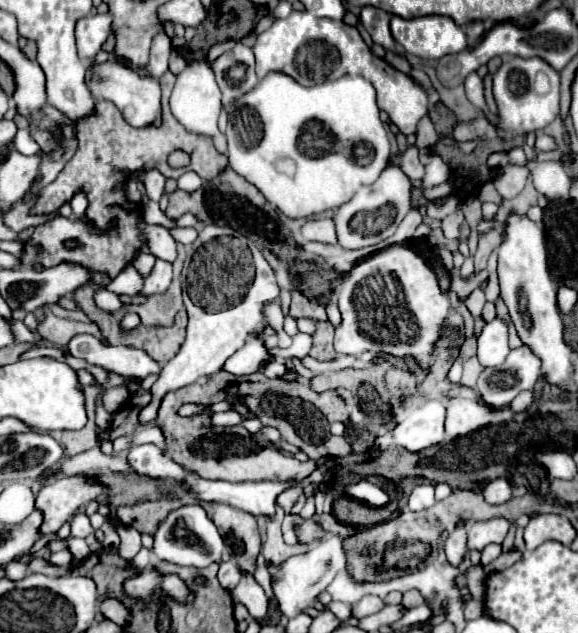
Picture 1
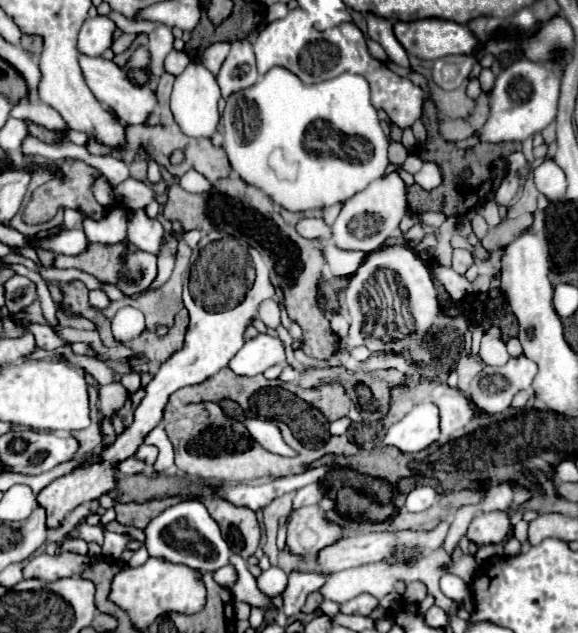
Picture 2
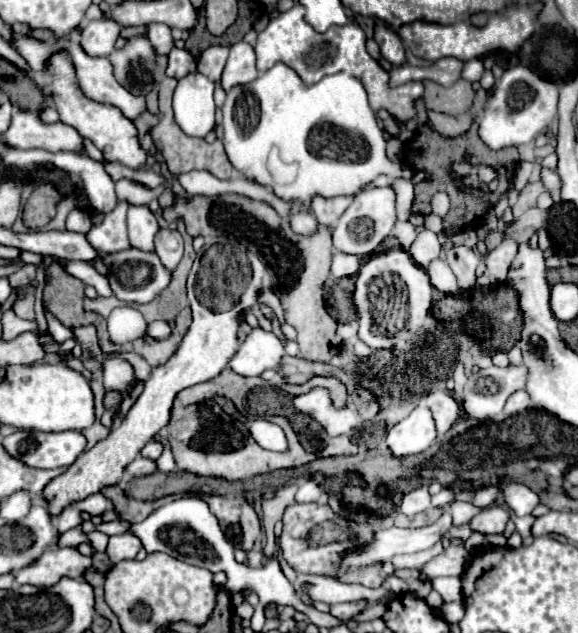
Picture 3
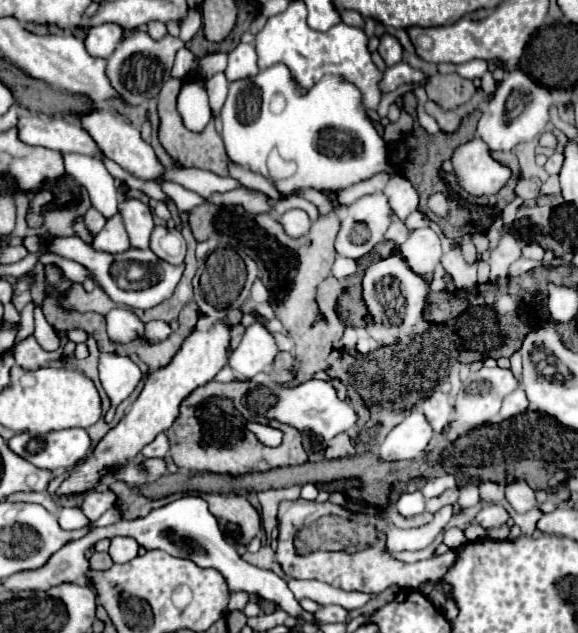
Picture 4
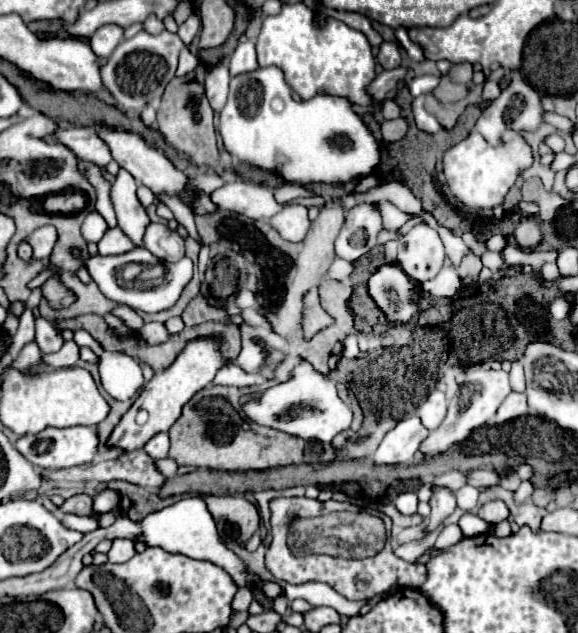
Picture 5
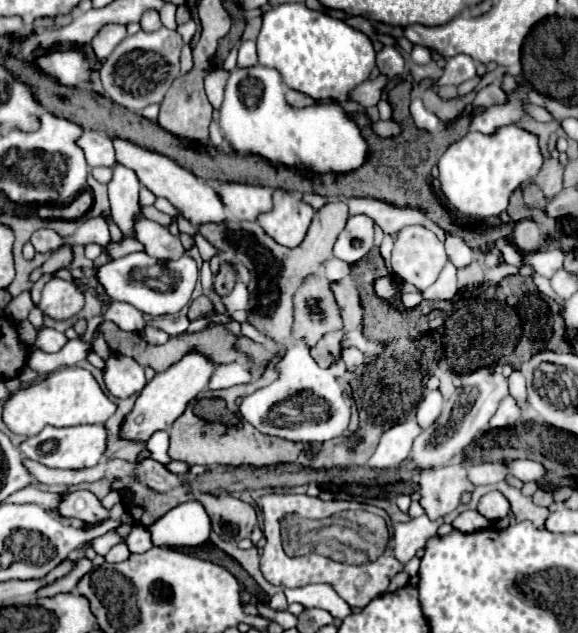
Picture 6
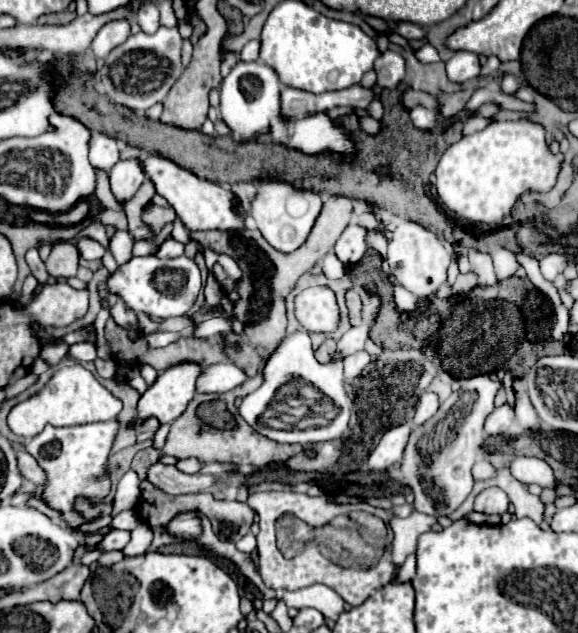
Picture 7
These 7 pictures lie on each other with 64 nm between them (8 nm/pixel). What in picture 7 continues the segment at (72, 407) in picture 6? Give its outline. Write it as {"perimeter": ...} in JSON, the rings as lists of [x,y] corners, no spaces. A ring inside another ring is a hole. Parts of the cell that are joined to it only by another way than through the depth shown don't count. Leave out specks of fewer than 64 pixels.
{"perimeter":[[[80,364],[60,366],[50,382],[40,390],[40,394],[20,402],[8,414],[8,426],[16,436],[34,438],[44,430],[46,424],[52,426],[76,426],[88,422],[104,422],[112,420],[120,414],[122,400],[118,400],[110,390],[106,390],[94,376]]]}

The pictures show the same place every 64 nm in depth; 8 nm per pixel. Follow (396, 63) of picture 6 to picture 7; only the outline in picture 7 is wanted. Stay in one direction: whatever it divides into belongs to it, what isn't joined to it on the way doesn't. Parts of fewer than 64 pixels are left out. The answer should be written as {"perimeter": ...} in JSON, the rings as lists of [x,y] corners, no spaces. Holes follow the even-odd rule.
{"perimeter":[[[386,50],[376,62],[374,62],[374,70],[376,70],[376,84],[378,86],[388,86],[398,88],[400,82],[404,80],[404,58],[392,50]]]}

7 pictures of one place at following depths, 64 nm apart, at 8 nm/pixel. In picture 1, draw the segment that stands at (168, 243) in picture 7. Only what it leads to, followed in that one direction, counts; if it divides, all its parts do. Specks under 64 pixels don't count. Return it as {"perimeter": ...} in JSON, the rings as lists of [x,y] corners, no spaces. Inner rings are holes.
{"perimeter":[[[156,260],[156,266],[152,270],[152,274],[146,278],[140,294],[148,296],[148,294],[162,294],[168,290],[172,280],[172,264],[166,260]]]}

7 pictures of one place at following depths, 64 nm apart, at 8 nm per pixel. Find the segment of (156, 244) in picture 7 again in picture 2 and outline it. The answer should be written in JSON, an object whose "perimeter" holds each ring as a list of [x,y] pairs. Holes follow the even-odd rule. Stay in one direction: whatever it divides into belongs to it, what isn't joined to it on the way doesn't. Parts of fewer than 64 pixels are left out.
{"perimeter":[[[117,204],[110,209],[103,221],[94,220],[84,216],[84,232],[92,244],[124,244],[132,250],[132,244],[126,240],[127,234],[127,208]]]}

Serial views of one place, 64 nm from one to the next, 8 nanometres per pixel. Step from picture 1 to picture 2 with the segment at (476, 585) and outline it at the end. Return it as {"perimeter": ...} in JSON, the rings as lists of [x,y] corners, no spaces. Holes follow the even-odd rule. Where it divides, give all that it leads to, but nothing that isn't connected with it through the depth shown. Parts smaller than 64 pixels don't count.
{"perimeter":[[[454,548],[452,554],[450,554],[450,564],[446,566],[446,572],[448,574],[456,574],[460,578],[466,578],[466,582],[470,584],[470,578],[472,578],[472,572],[478,570],[478,562],[474,556],[470,554],[464,554],[460,548]]]}

